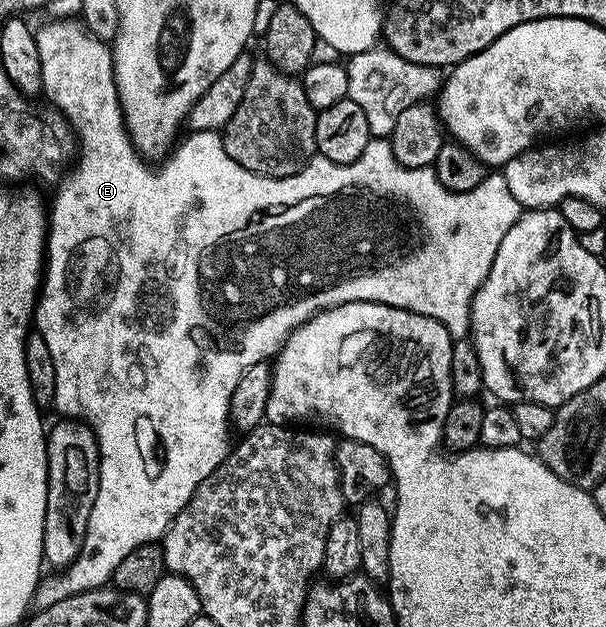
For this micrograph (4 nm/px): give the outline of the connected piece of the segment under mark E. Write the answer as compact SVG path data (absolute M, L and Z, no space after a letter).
M74 17L49 22L42 28L39 26L36 31L42 91L50 98L47 100L70 122L76 136L76 162L57 184L54 204L51 202L48 207L46 266L32 323L36 333L44 337L44 342L48 344L52 365L56 367L53 410L59 411L59 416L85 421L94 428L94 436L98 439L100 481L96 505L92 505L92 517L88 517L84 545L76 561L69 563L61 573L47 574L34 590L33 606L40 611L48 609L48 605L56 605L56 601L64 601L64 597L107 586L116 565L120 565L120 561L124 561L124 557L128 557L132 549L161 540L170 528L171 521L181 513L184 505L188 505L199 485L226 460L232 450L230 402L232 395L236 393L236 385L240 385L240 377L244 377L244 373L252 365L267 362L271 357L277 356L287 337L319 311L352 301L383 303L440 321L440 325L448 329L453 340L467 338L474 294L480 289L484 277L488 277L488 269L492 269L492 261L496 257L496 249L500 249L500 241L504 241L504 233L508 233L508 229L516 225L524 210L516 197L512 197L512 189L508 189L505 174L487 174L486 179L471 191L449 191L444 189L444 185L440 185L433 167L400 165L400 161L396 161L392 153L389 138L386 137L371 138L370 144L364 149L364 153L360 153L360 157L356 157L356 161L333 163L315 157L304 169L283 179L257 175L244 169L244 165L236 165L236 161L232 161L232 157L228 157L228 153L222 148L222 136L217 131L190 131L187 139L183 138L157 166L151 165L138 154L130 139L130 132L126 130L126 119L122 115L114 76L114 52L107 40L98 39L87 31L85 23Z

